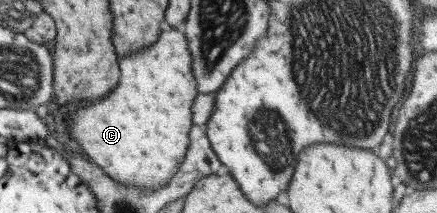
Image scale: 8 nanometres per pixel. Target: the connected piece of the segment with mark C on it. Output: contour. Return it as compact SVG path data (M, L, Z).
M163 24L161 33L158 35L158 40L152 46L144 47L144 49L132 53L132 55L118 57L118 61L120 81L118 81L116 89L114 89L104 101L98 101L96 105L86 105L84 109L76 109L76 113L72 113L72 115L68 117L72 123L68 123L66 129L70 138L73 138L92 163L103 170L104 175L108 175L110 179L114 179L114 181L118 181L118 183L130 183L130 187L132 187L132 189L138 189L138 191L140 191L140 189L142 189L142 191L144 191L144 189L146 189L146 191L156 191L156 189L160 189L160 187L164 187L164 185L168 183L170 177L172 177L172 173L174 173L174 171L178 169L178 165L182 163L184 153L186 153L186 148L188 148L189 145L189 131L193 125L192 101L194 101L194 97L197 94L196 80L193 77L191 69L190 50L188 50L187 40L184 38L182 30L176 30Z

